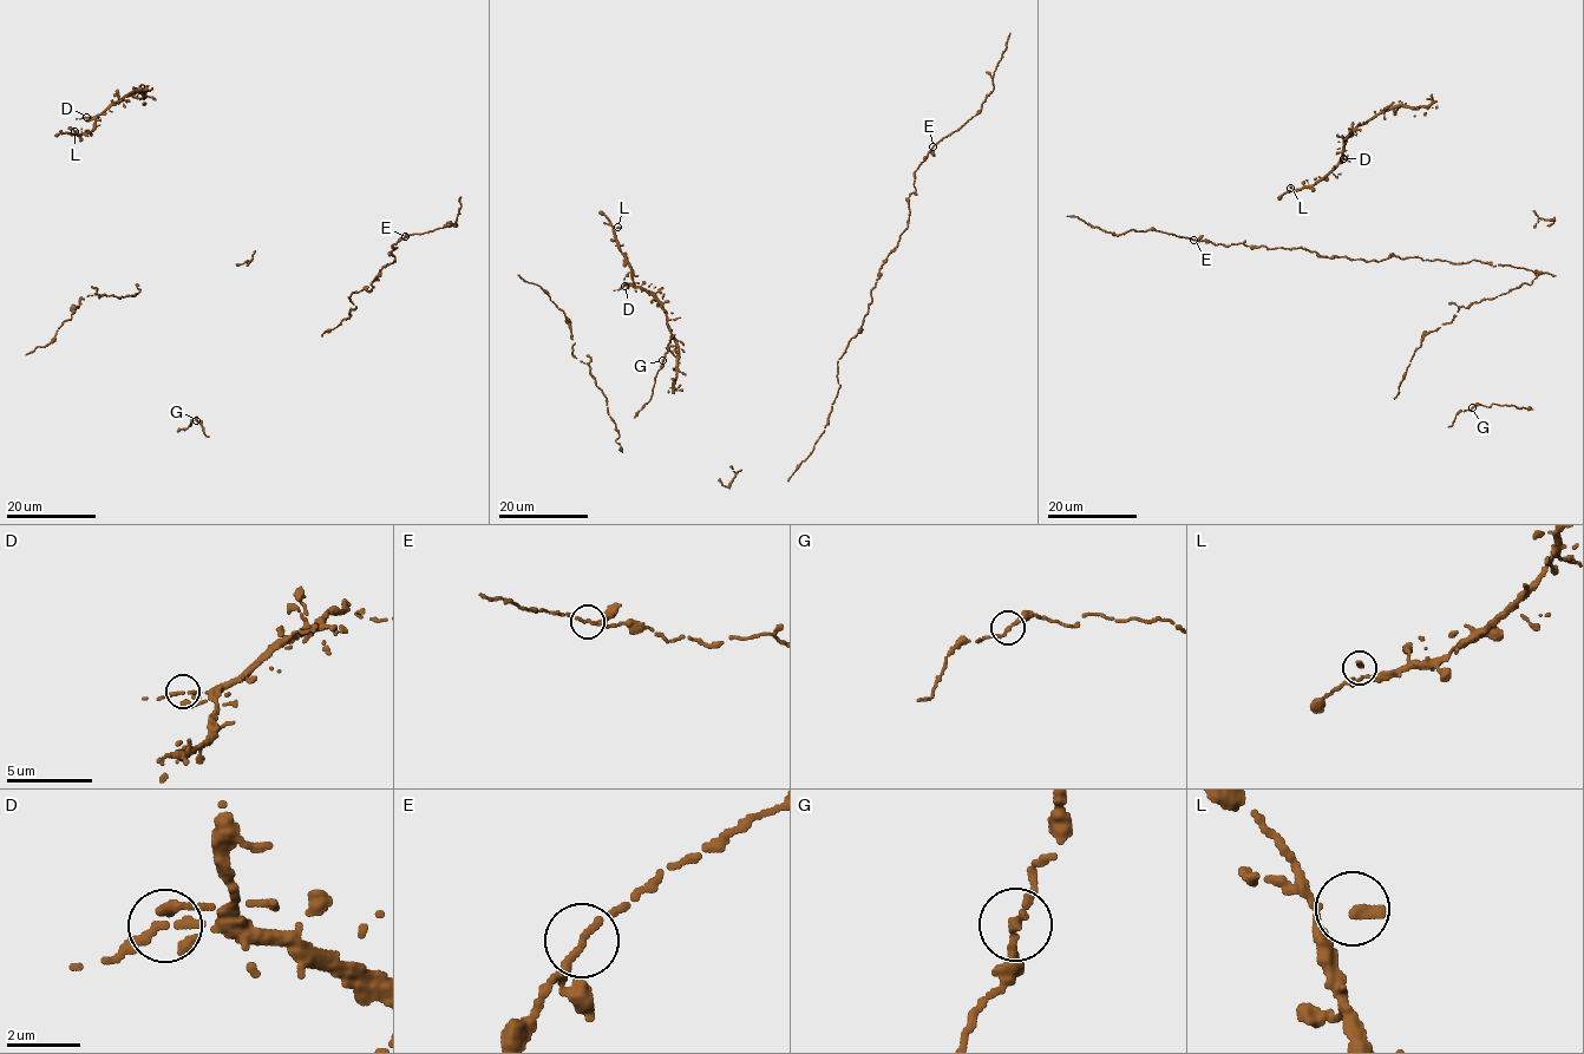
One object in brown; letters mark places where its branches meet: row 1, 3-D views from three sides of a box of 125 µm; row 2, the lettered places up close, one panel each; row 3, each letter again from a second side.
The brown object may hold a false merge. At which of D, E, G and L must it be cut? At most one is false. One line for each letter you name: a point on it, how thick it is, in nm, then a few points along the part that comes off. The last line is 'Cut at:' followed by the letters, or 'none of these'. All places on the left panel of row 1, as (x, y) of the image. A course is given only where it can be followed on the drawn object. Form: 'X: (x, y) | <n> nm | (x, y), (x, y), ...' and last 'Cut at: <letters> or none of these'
Cut at: none of these

